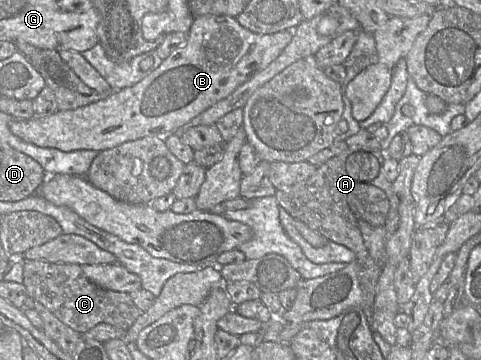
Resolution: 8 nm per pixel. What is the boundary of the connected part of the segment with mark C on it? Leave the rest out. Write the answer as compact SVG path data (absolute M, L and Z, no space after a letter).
M26 259L23 264L23 284L28 296L80 334L100 323L127 331L142 313L128 293L100 288L85 276L81 266L77 264L56 264L40 259Z

